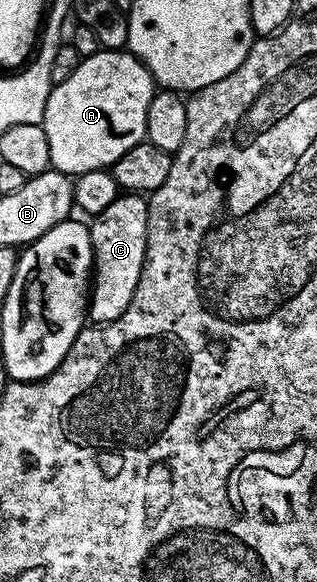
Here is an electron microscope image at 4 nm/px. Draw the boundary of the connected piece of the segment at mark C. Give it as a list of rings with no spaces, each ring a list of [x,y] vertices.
[[[121,193],[118,194],[115,201],[111,201],[111,205],[107,205],[107,209],[103,209],[103,213],[99,213],[88,224],[89,236],[91,237],[91,245],[93,246],[93,274],[91,276],[91,294],[87,300],[87,315],[94,324],[100,325],[103,323],[110,323],[115,321],[122,315],[126,309],[131,305],[135,289],[139,285],[139,277],[141,270],[145,264],[145,246],[147,245],[147,233],[149,232],[149,205],[148,202],[140,194],[137,193]]]

